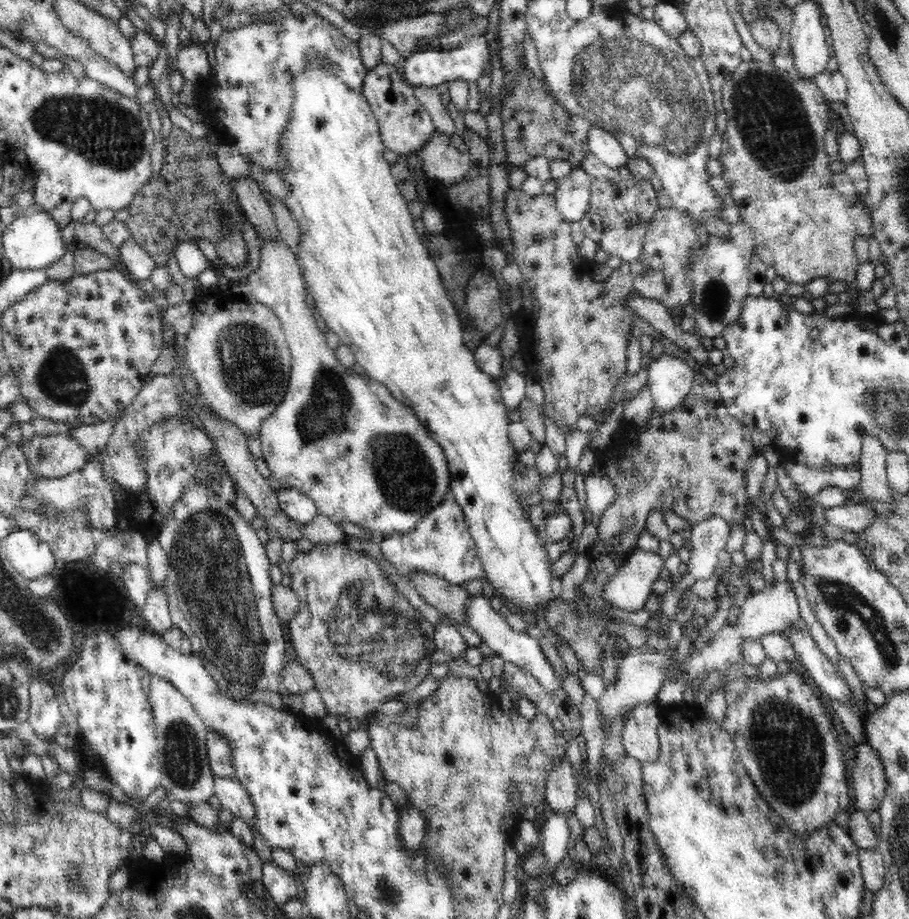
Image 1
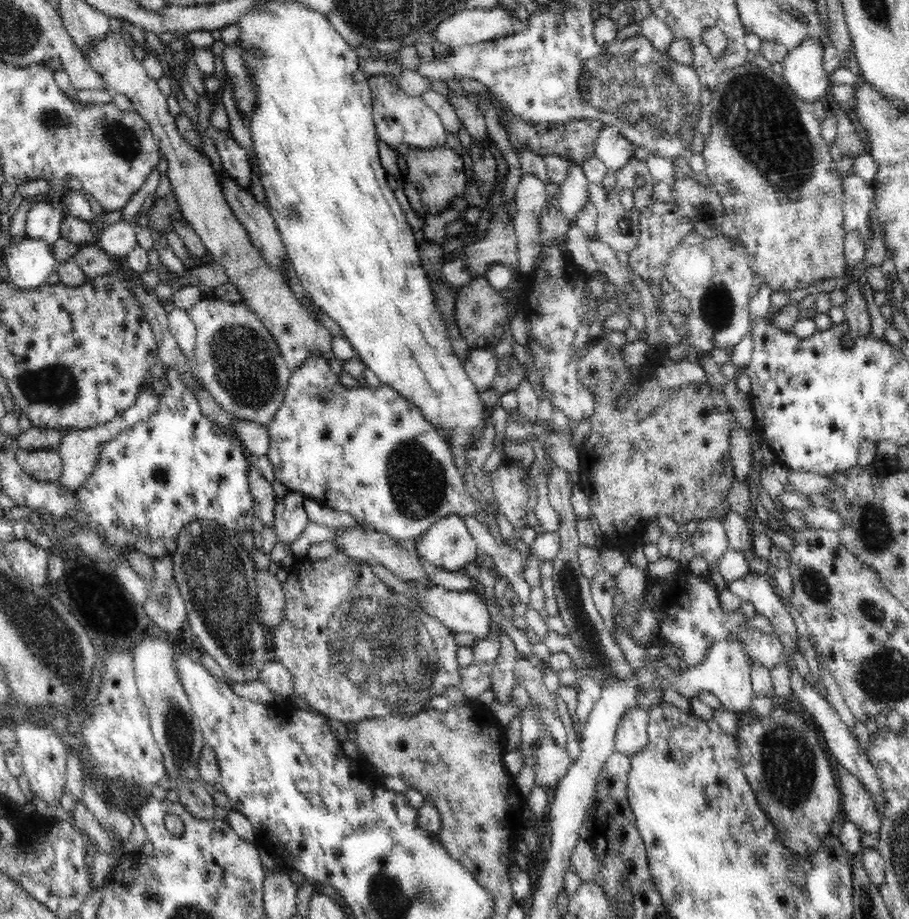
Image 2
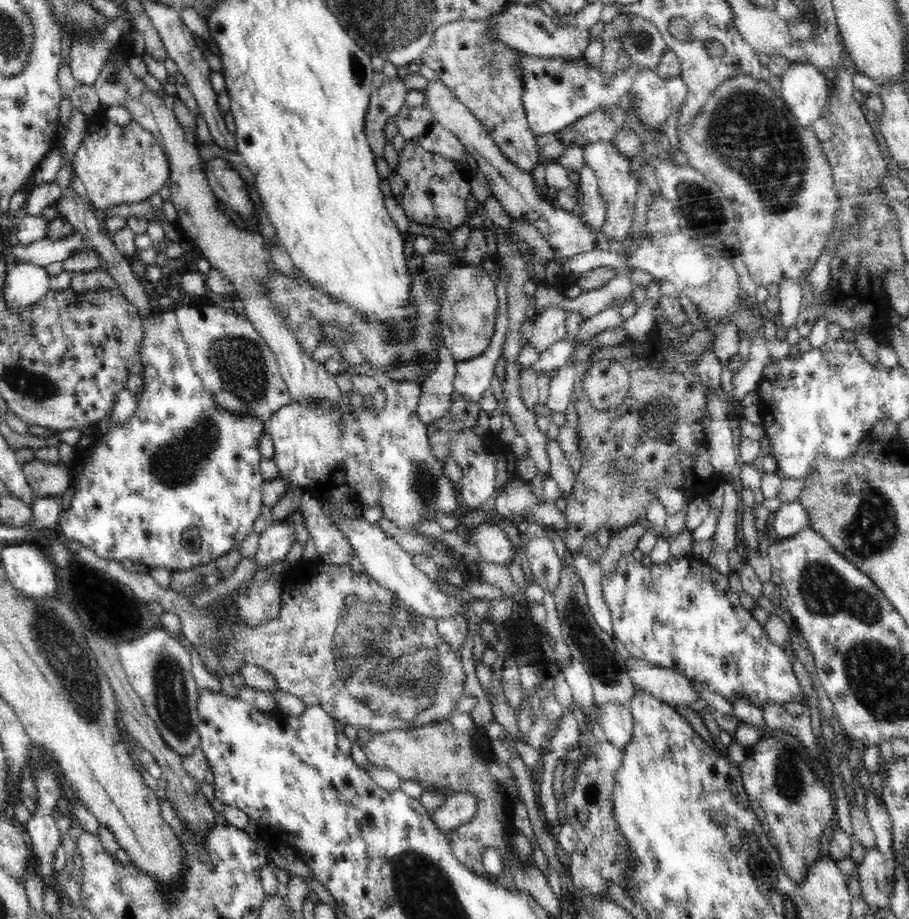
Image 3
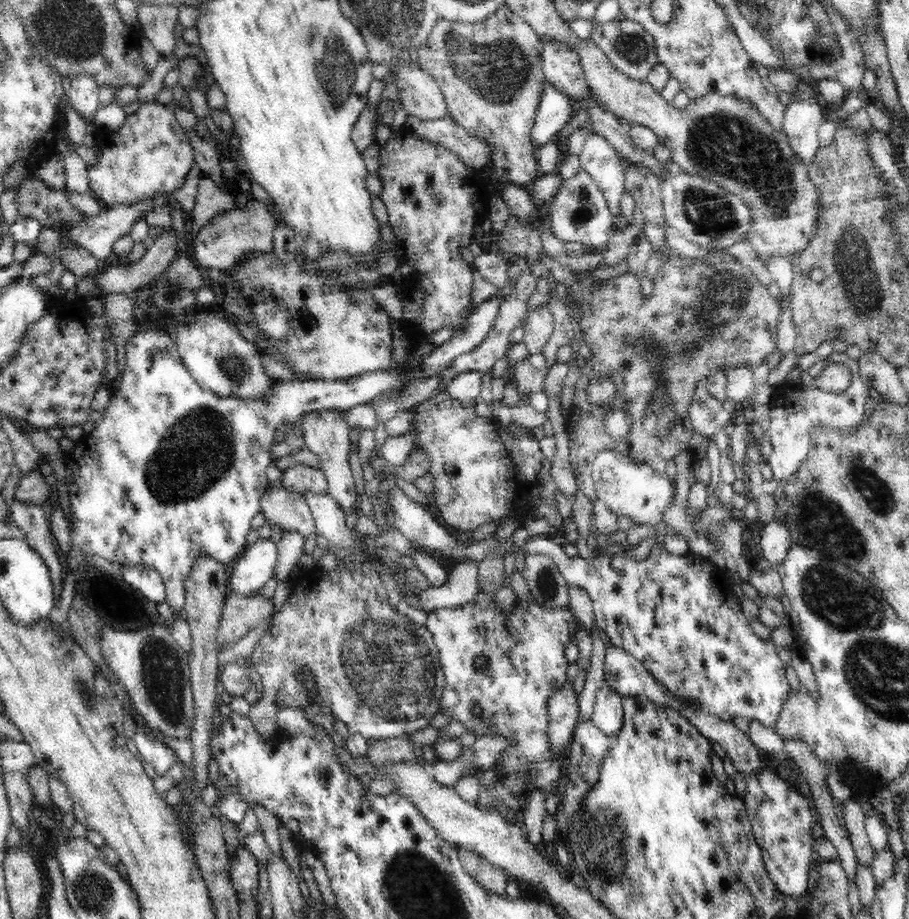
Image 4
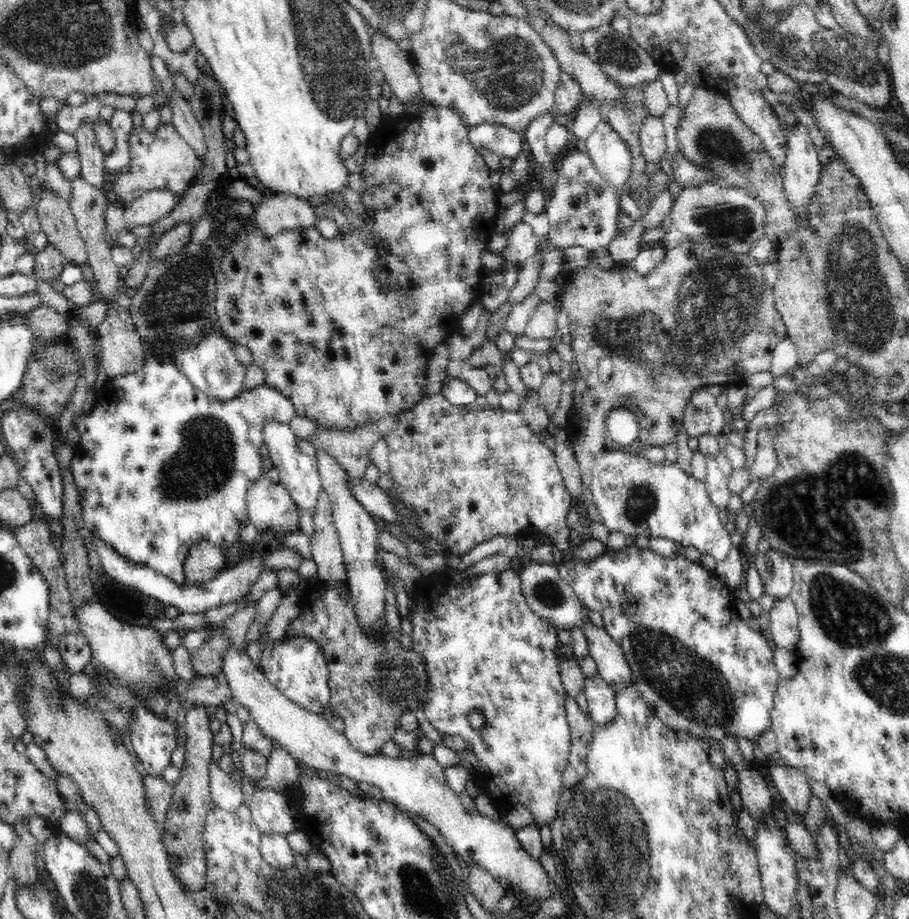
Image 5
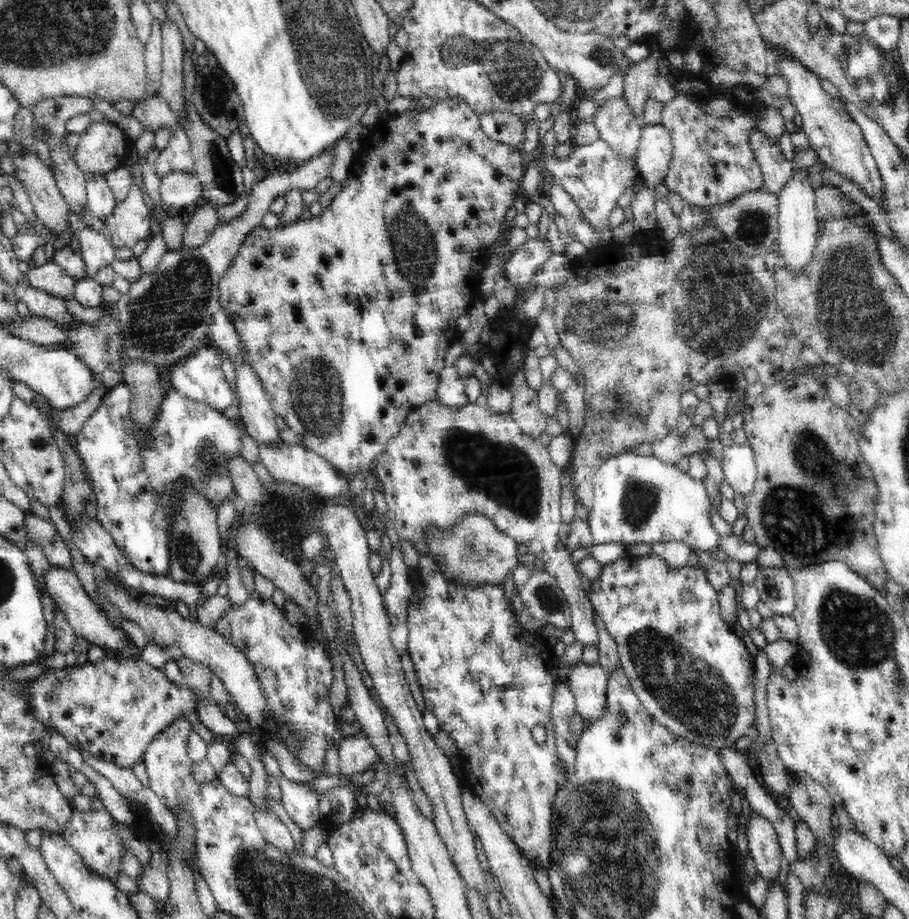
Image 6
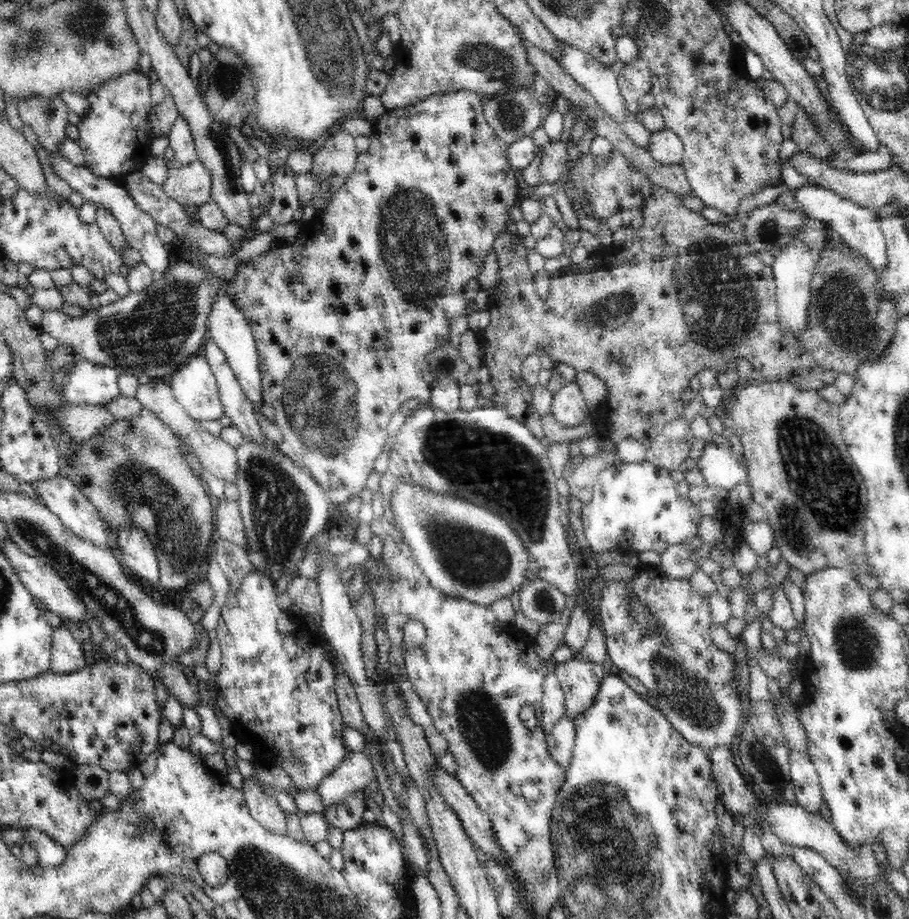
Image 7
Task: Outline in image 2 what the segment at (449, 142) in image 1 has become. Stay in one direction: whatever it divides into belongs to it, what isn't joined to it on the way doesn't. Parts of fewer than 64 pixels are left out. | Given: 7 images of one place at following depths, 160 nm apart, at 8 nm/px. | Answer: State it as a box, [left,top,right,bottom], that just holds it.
[404,145,468,214]

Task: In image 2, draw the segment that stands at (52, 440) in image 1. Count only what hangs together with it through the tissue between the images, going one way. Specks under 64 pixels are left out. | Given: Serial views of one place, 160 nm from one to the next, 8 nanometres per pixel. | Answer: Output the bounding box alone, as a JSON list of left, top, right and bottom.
[15,448,63,482]

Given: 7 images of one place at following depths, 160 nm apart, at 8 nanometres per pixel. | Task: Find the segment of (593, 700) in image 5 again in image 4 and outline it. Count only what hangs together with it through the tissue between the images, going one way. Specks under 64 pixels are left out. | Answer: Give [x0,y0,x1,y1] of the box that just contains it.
[591,682,625,739]

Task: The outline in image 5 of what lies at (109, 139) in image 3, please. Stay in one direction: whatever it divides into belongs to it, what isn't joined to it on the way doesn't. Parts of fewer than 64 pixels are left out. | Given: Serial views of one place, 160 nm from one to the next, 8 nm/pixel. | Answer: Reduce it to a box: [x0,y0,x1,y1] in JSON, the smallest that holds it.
[105,123,200,206]

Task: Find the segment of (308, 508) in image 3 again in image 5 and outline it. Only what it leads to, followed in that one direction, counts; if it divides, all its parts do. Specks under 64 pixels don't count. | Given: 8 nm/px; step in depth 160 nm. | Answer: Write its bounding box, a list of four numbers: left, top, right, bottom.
[246,476,300,533]

